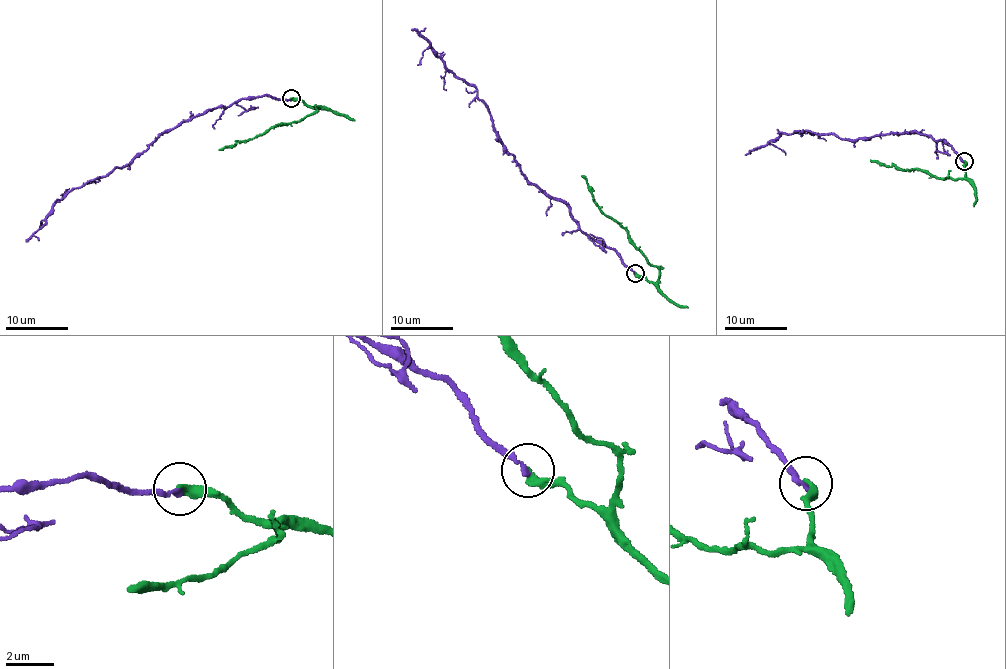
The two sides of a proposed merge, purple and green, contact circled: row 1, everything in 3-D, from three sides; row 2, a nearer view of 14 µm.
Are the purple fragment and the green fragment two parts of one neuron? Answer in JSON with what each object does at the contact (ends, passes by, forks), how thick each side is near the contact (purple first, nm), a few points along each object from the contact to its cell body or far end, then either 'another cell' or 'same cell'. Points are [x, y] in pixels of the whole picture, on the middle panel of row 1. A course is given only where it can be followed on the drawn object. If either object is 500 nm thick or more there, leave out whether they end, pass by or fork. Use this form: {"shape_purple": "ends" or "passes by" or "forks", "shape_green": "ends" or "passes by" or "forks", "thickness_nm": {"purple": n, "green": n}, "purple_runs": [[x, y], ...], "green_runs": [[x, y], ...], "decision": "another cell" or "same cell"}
{"shape_purple": "ends", "shape_green": "ends", "thickness_nm": {"purple": 240, "green": 300}, "purple_runs": [[635, 273], [614, 249], [583, 232], [564, 203], [524, 174], [477, 90], [447, 68], [429, 41], [411, 30]], "green_runs": [[635, 272], [655, 282], [658, 272], [622, 226], [593, 200], [592, 188], [581, 176]], "decision": "same cell"}

